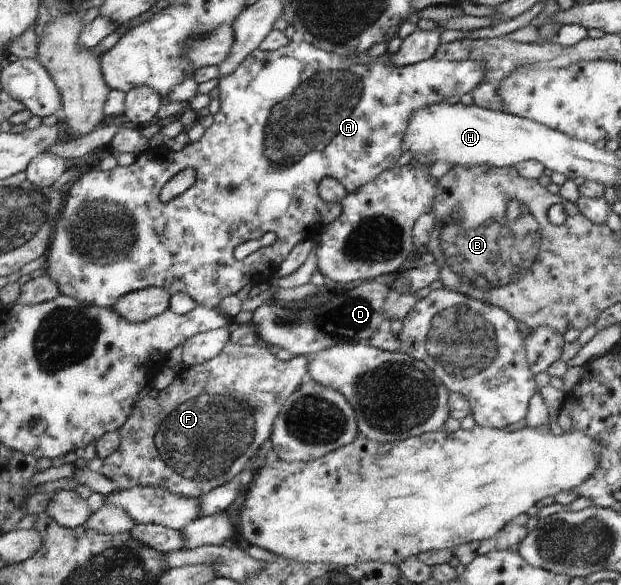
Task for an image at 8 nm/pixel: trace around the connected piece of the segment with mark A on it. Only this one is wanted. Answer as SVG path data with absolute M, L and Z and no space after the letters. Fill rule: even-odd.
M297 38L293 39L292 42L290 42L287 46L284 46L283 48L280 48L279 50L276 51L262 51L261 49L255 49L253 52L250 52L246 58L243 59L243 62L232 72L229 73L227 76L220 77L218 82L218 86L215 90L215 95L220 98L221 102L221 108L220 111L215 115L215 122L204 132L204 136L198 140L198 142L190 142L188 146L184 146L180 152L169 152L165 149L164 146L152 148L150 147L147 152L144 152L143 154L140 154L138 157L136 157L136 162L132 164L131 166L128 167L120 167L117 166L114 168L112 171L105 171L103 172L102 170L98 168L93 168L90 170L90 172L86 172L82 177L78 178L78 180L72 184L72 186L68 187L65 191L65 198L64 198L64 204L63 208L61 209L61 216L59 217L59 220L55 223L54 226L54 236L52 236L52 242L51 246L49 247L49 252L46 255L46 263L44 267L47 270L47 274L50 276L50 279L52 281L56 282L56 285L58 286L58 289L60 290L61 295L65 295L68 297L73 297L74 299L77 299L80 302L86 302L87 304L92 304L101 308L109 308L112 307L122 298L127 296L129 293L135 292L135 291L140 291L143 289L147 289L148 287L166 287L168 292L172 295L175 295L178 292L183 292L184 294L188 295L194 302L196 302L196 305L201 305L202 307L212 309L212 308L218 308L220 305L220 302L226 298L226 296L231 296L236 294L236 292L240 292L244 286L252 286L252 289L254 291L260 291L263 288L268 288L270 286L270 280L272 280L275 275L277 274L278 268L280 267L280 264L286 259L286 256L290 254L290 252L301 242L304 240L314 240L318 234L322 234L322 232L326 229L326 226L329 226L333 221L336 221L339 217L340 214L342 213L342 206L336 203L326 203L324 202L318 193L318 184L320 180L322 180L324 177L333 177L338 180L346 189L347 193L356 193L359 189L361 189L364 185L367 185L371 181L375 181L377 177L381 173L384 173L386 170L395 168L398 164L398 161L400 160L400 157L402 156L404 150L403 150L403 142L405 140L405 133L408 127L408 124L411 122L411 119L413 118L413 115L417 112L417 109L424 109L425 107L431 106L431 105L436 105L437 103L443 102L443 101L454 101L458 100L460 97L462 97L464 94L467 93L472 93L474 90L476 90L477 87L480 87L487 76L490 76L490 63L484 63L483 61L474 61L474 60L464 60L464 61L442 61L439 59L434 59L431 57L430 59L424 60L423 62L414 64L414 65L409 65L409 66L395 66L392 65L392 62L378 62L378 60L371 60L370 64L356 64L356 62L350 62L348 60L348 57L344 57L342 55L338 55L335 53L328 53L327 51L321 50L319 47L313 46L311 43L306 43L305 41L301 41ZM186 168L193 168L196 171L196 183L192 186L189 187L183 194L180 194L177 198L174 198L173 200L170 200L169 202L161 202L160 201L160 192L161 189L172 179L174 176L177 176L179 172L185 170ZM267 233L273 233L276 234L276 242L272 244L272 246L268 246L266 248L260 248L257 252L254 252L253 254L250 254L247 258L244 258L242 261L236 260L234 258L234 250L235 248L243 243L246 243L247 241L250 240L259 240L261 239L265 234Z

